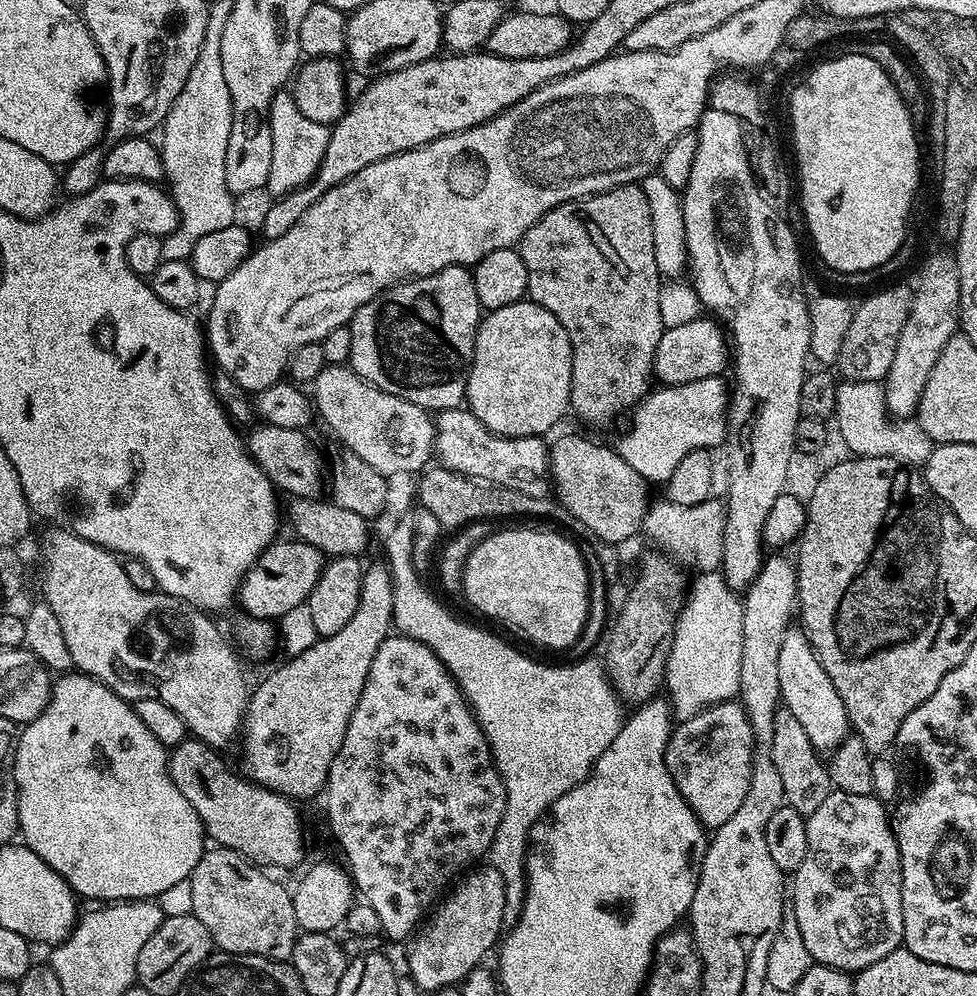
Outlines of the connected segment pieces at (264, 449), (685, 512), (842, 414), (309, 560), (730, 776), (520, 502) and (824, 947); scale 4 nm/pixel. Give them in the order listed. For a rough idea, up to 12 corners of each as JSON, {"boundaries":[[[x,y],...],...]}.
{"boundaries":[[[260,422],[248,453],[289,497],[326,492],[326,460],[304,430]],[[662,498],[642,524],[663,555],[697,573],[720,568],[725,503]],[[844,380],[834,421],[852,456],[922,466],[934,442],[878,408],[875,380]],[[280,538],[250,566],[238,604],[276,622],[307,604],[325,563]],[[736,700],[673,727],[666,770],[705,829],[750,790]],[[443,466],[416,488],[444,530],[503,516],[569,523],[547,495],[522,494]],[[875,796],[807,817],[790,910],[817,964],[904,943],[900,851]]]}

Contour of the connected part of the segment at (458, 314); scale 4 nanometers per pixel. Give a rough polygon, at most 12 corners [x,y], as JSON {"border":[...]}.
{"border":[[455,264],[353,314],[350,367],[433,413],[468,394],[482,309]]}

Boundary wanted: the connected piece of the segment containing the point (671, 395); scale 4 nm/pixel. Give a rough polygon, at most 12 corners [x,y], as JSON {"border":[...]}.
{"border":[[723,375],[649,391],[616,452],[649,485],[726,439]]}

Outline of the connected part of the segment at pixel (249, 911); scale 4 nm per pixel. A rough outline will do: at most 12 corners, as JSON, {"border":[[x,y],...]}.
{"border":[[209,847],[191,915],[219,951],[288,962],[292,892]]}

